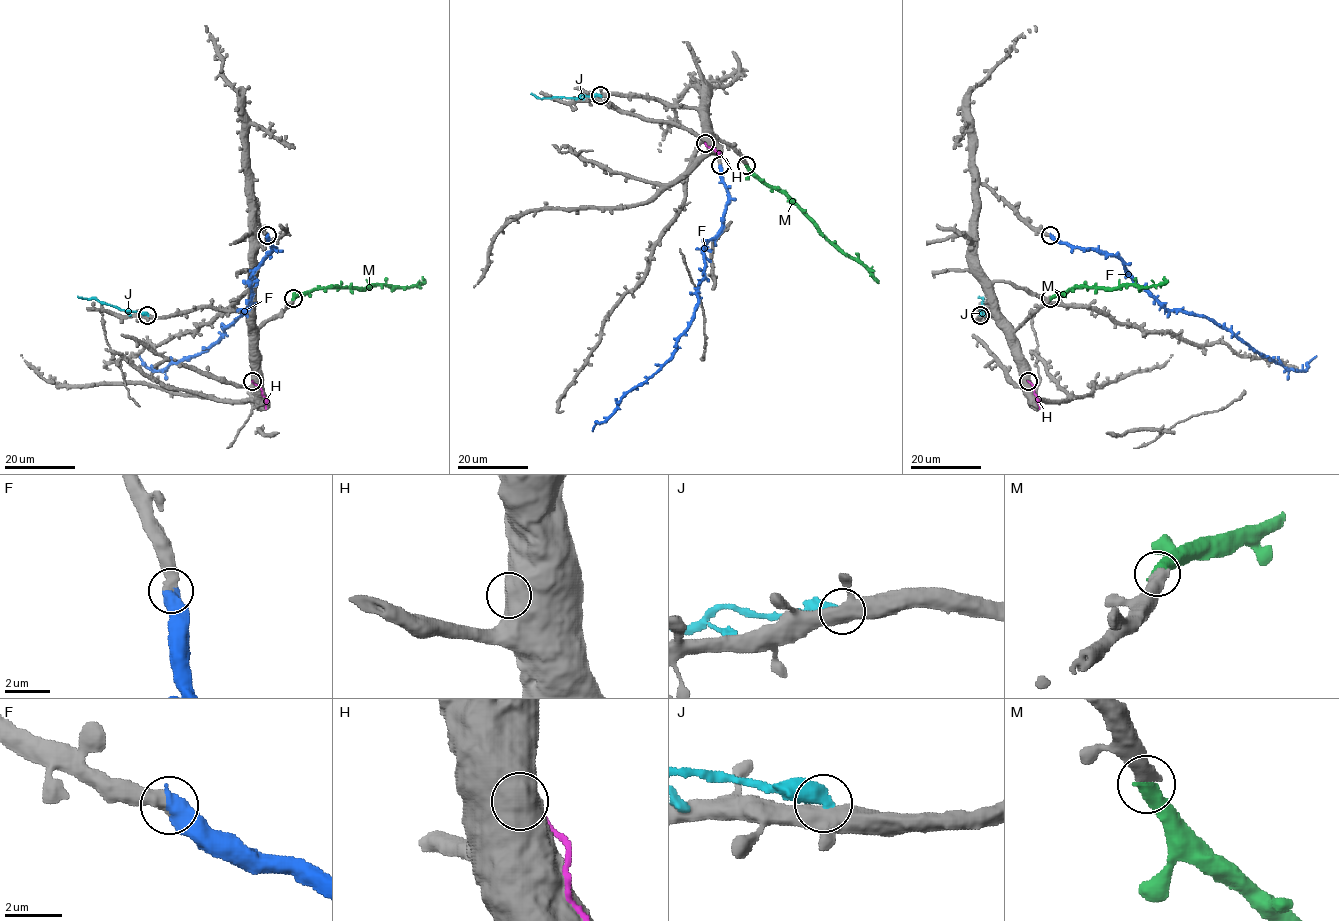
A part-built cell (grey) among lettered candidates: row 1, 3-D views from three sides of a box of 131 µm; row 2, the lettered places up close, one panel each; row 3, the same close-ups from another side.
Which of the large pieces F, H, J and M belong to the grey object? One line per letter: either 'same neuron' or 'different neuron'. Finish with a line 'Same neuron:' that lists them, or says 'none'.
F: same neuron
H: different neuron
J: different neuron
M: same neuron
Same neuron: F, M

